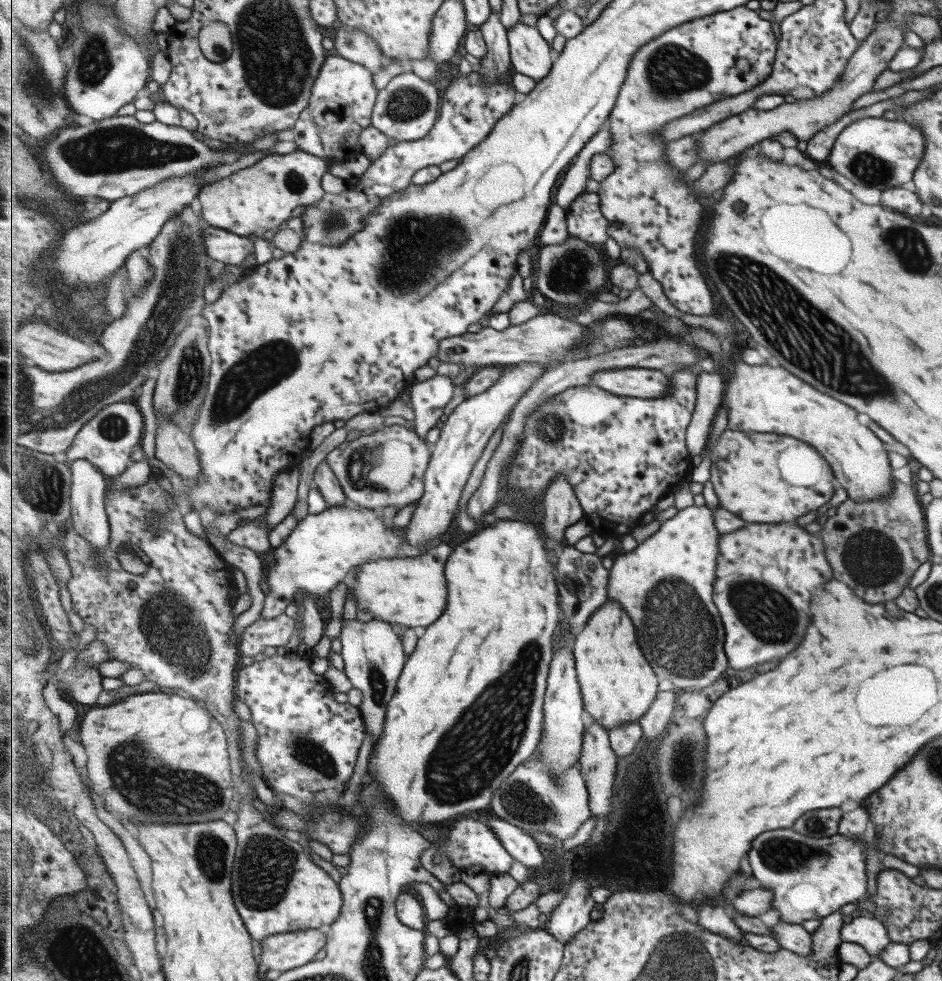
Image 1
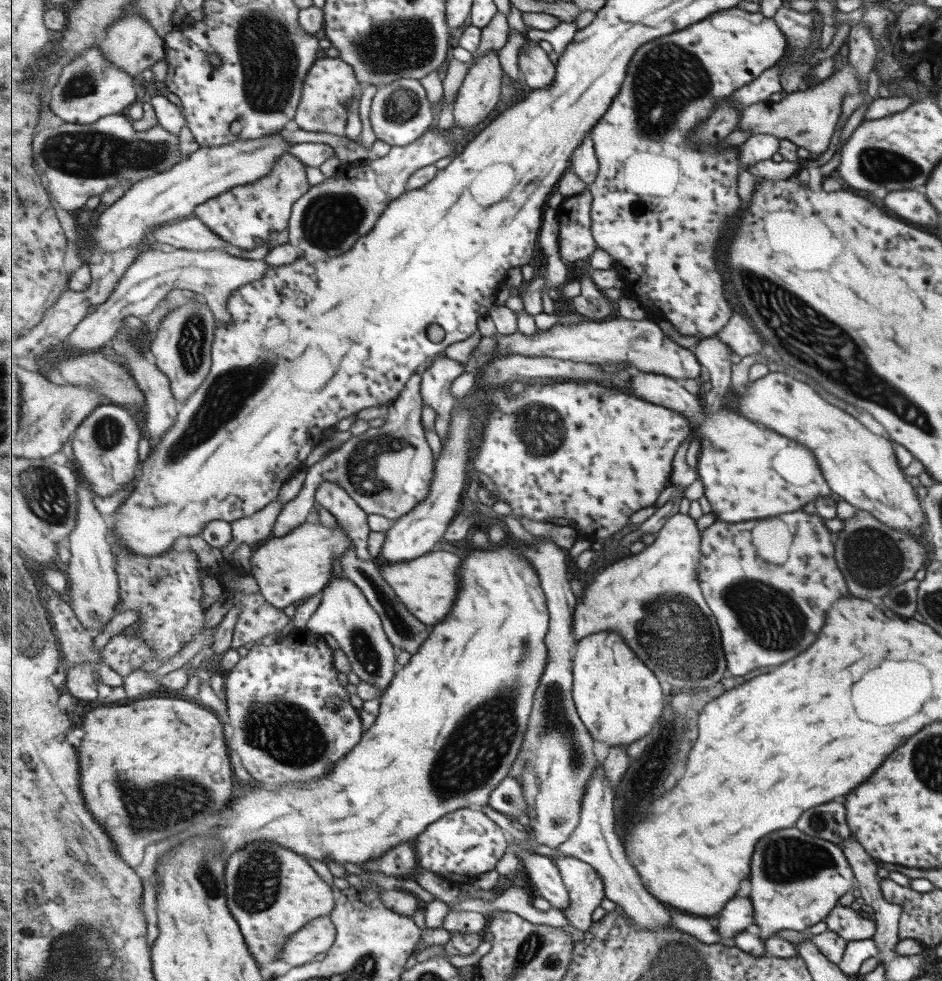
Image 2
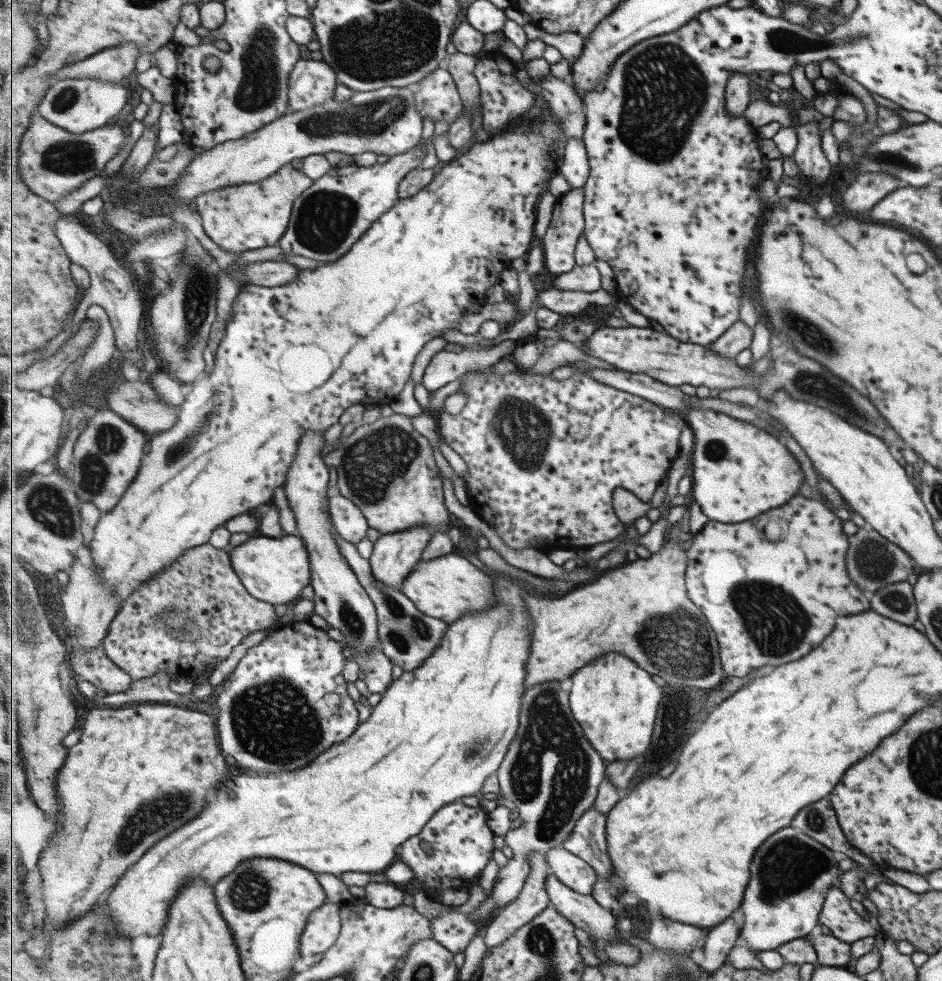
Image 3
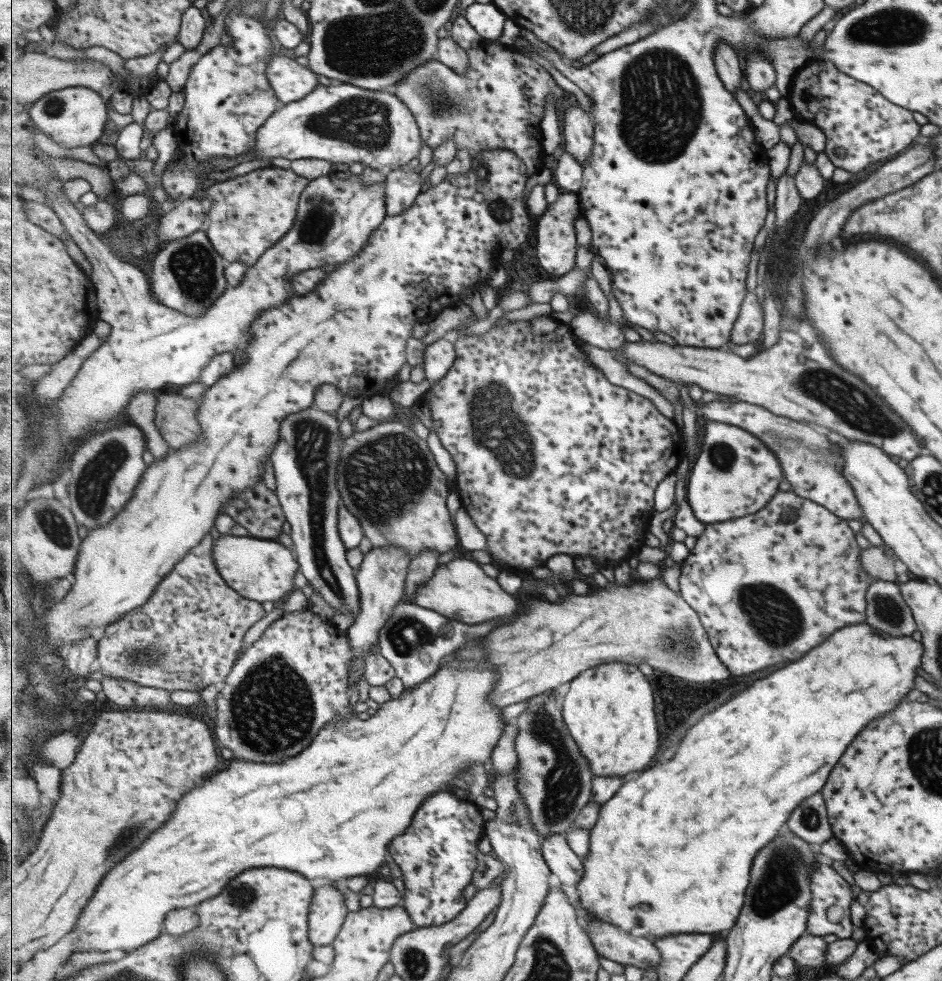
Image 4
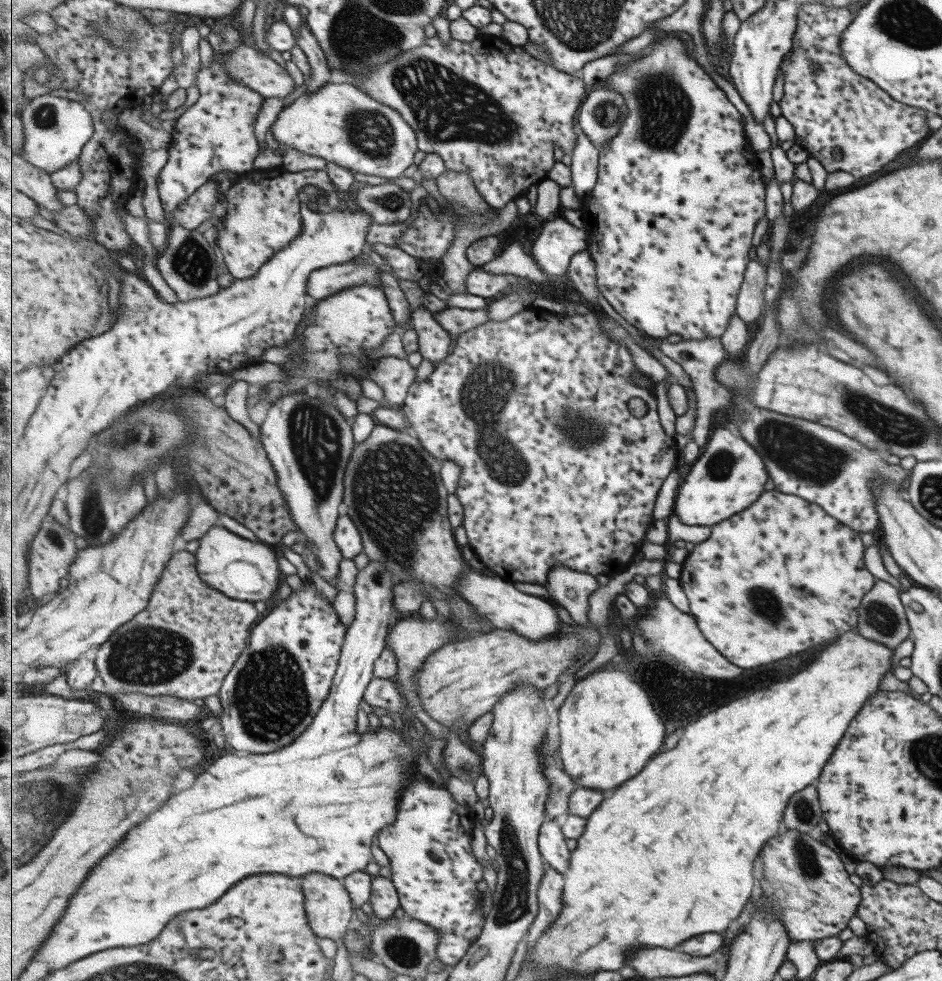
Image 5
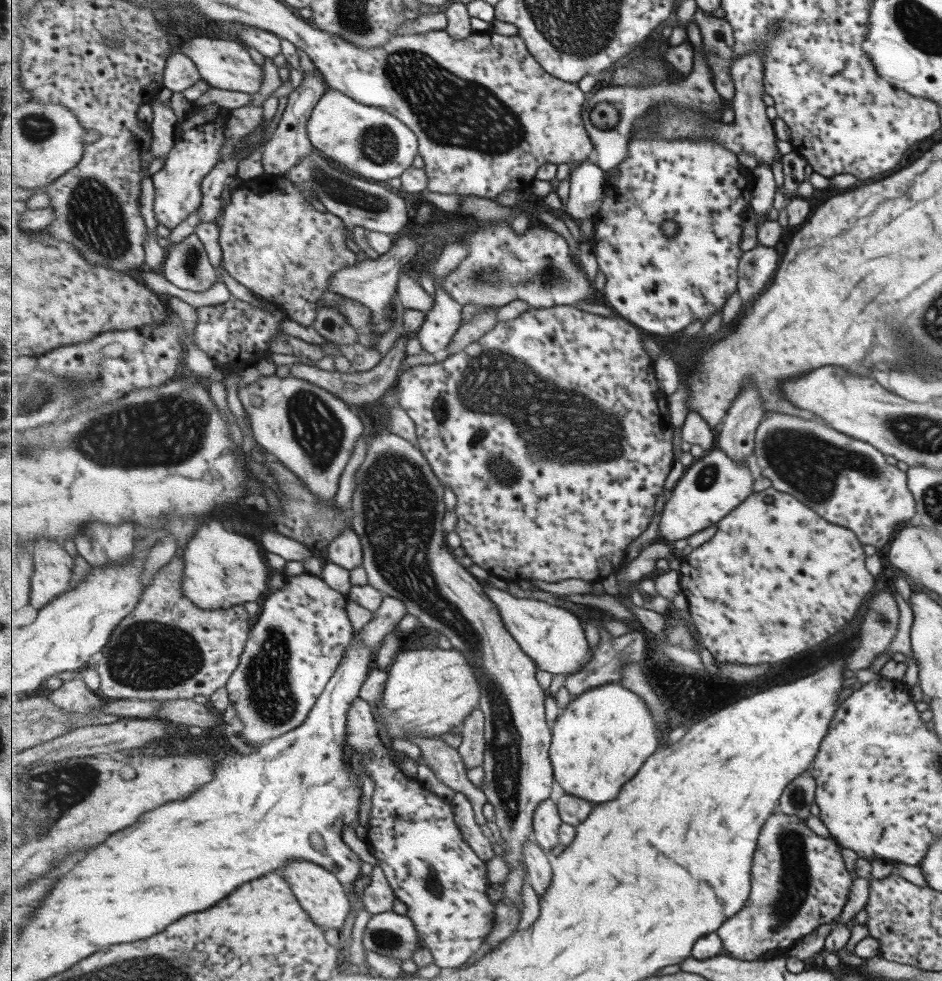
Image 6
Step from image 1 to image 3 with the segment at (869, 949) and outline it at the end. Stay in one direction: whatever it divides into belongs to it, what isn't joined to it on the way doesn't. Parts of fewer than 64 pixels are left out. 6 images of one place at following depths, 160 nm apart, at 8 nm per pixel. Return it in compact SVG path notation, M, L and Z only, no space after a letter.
M837 884L826 894L819 923L827 926L831 935L845 943L852 943L866 936L873 937L880 931L875 918L863 918L851 909L849 899L839 890Z

